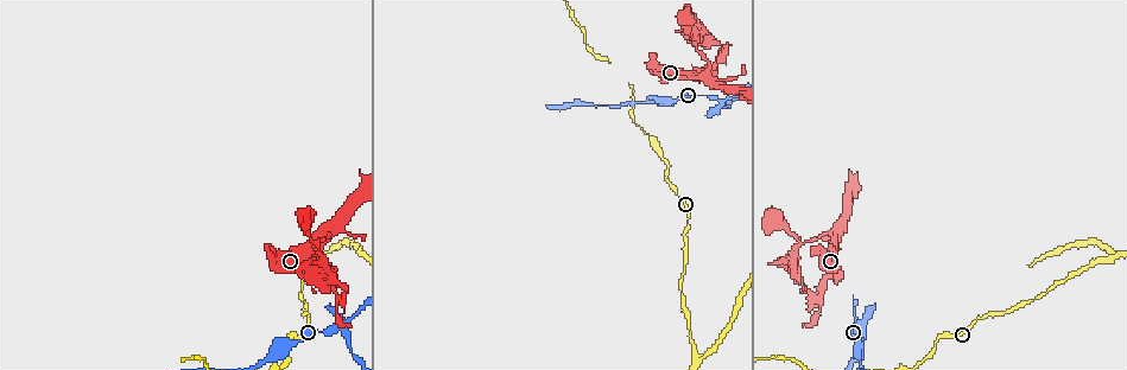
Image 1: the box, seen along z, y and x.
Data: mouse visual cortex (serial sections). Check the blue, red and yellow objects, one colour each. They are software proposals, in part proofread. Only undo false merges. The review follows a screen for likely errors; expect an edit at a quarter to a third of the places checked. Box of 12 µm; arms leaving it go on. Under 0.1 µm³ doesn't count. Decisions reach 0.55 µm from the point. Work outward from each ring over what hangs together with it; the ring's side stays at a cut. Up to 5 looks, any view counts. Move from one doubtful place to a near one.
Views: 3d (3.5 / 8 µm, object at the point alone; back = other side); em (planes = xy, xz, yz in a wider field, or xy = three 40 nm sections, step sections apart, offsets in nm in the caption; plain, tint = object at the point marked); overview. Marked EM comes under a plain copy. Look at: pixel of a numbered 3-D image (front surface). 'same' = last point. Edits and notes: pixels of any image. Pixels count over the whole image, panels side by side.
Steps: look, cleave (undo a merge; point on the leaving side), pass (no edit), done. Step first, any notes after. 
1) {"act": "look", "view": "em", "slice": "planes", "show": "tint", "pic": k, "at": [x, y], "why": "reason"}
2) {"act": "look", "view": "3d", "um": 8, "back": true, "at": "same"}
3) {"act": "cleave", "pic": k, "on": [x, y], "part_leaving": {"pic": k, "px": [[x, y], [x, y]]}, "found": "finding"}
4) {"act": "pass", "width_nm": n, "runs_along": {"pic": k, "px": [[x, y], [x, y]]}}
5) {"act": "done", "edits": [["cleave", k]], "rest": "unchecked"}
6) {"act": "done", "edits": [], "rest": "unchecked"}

{"act": "look", "view": "3d", "um": 8, "pic": 1, "at": [1111, 262], "why": "sharp bend"}

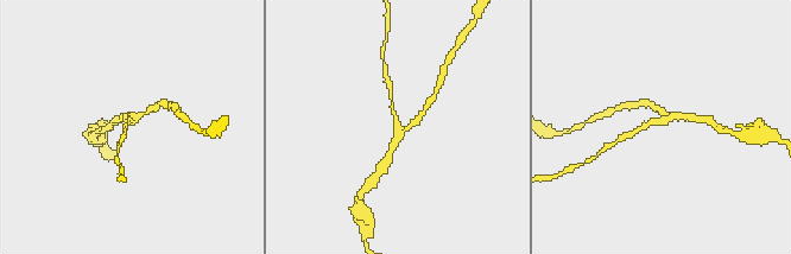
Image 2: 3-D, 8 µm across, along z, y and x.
{"act": "look", "view": "em", "slice": "xy", "step": 3, "show": "tint", "pic": 2, "at": [131, 119]}

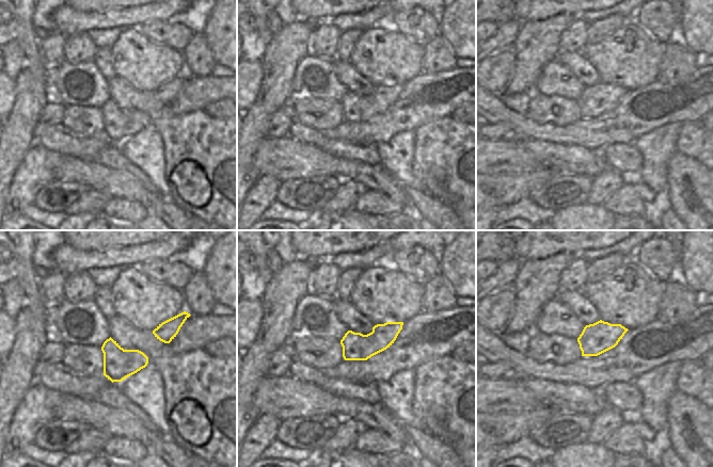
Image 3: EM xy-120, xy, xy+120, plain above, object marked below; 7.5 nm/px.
{"act": "pass", "runs_along": {"pic": 2, "px": [[124, 131], [128, 121], [156, 106]]}, "found": "one cell here"}

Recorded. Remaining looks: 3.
{"act": "look", "view": "3d", "um": 3.5, "pic": 1, "at": [718, 100], "why": "thick turns thin"}

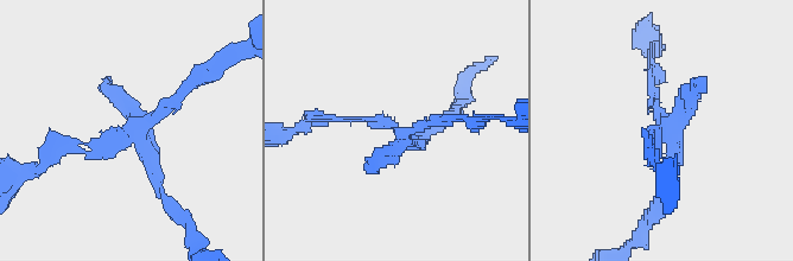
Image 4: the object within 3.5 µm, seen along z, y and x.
{"act": "look", "view": "em", "slice": "xy", "step": 1, "show": "tint", "pic": 4, "at": [666, 126], "why": "now the EM"}

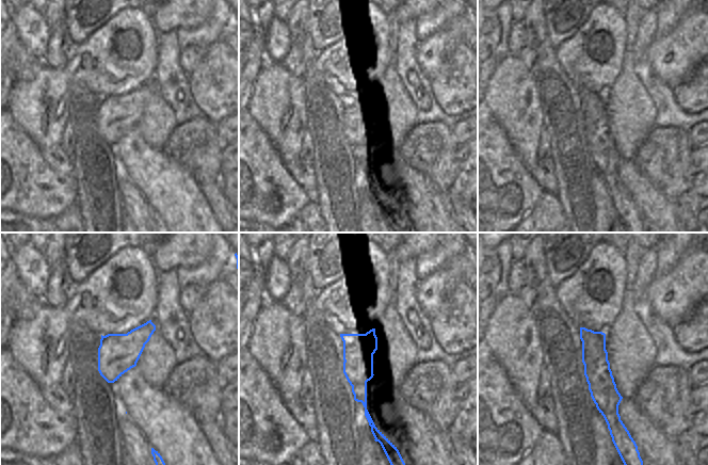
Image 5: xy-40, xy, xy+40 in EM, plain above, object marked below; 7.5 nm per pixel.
{"act": "cleave", "pic": 4, "on": [380, 164], "width_nm": 240, "part_leaving": {"pic": 4, "px": [[133, 137], [188, 224]]}, "found": "two cells meet here"}

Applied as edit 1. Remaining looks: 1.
{"act": "done", "edits": [["cleave", 4]], "rest": "unchecked"}

